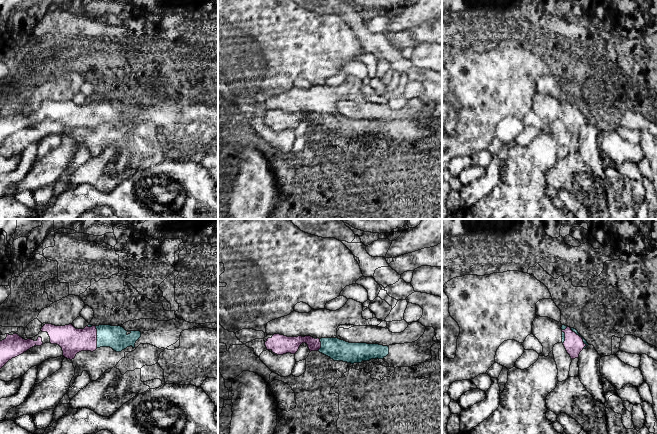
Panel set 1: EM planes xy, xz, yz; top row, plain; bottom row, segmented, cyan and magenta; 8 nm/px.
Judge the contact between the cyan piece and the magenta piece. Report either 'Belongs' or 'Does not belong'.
Belongs

